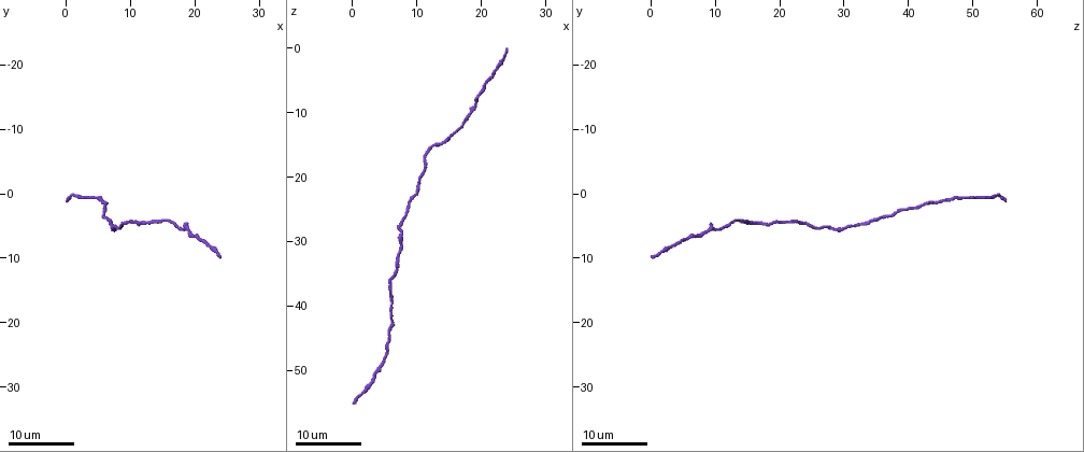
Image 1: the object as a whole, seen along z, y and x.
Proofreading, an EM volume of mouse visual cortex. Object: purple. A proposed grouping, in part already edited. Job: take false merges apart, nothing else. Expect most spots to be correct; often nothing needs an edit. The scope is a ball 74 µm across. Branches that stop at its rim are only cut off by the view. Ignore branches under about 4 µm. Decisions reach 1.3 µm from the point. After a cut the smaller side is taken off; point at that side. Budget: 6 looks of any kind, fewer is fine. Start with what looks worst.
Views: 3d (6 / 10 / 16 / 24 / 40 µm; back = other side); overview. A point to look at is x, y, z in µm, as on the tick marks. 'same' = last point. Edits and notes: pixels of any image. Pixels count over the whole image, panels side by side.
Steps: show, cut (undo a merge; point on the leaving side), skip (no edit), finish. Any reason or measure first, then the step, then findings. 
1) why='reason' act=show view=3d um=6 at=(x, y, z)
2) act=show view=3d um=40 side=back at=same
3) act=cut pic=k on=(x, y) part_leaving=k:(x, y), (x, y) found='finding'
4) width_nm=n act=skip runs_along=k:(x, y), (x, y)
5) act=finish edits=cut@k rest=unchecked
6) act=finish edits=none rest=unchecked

why='thick turns thin' act=show view=3d um=24 at=(17.5, 5.5, 11.0)

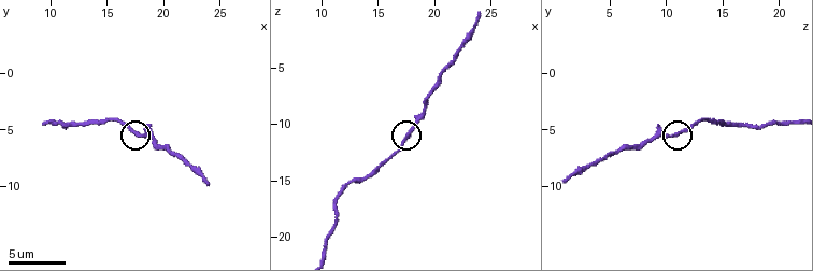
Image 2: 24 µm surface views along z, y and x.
act=show view=3d um=6 at=(17.8, 5.6, 10.8)

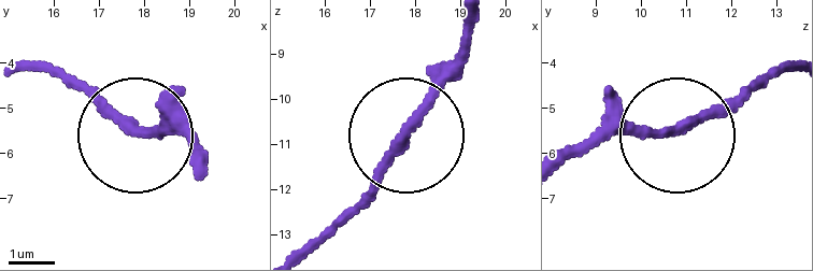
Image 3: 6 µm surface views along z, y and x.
act=skip runs_along=3:(30, 67), (54, 71), (134, 137), (188, 137) found='one cell here'

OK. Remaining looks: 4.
why='sudden change in width' act=show view=3d um=16 at=(8.0, 5.0, 30.5)

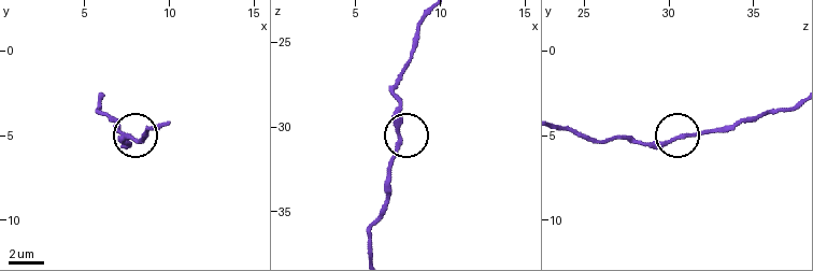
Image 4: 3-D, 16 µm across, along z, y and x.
why='zoom in' act=show view=3d um=6 at=(7.7, 5.2, 30.7)

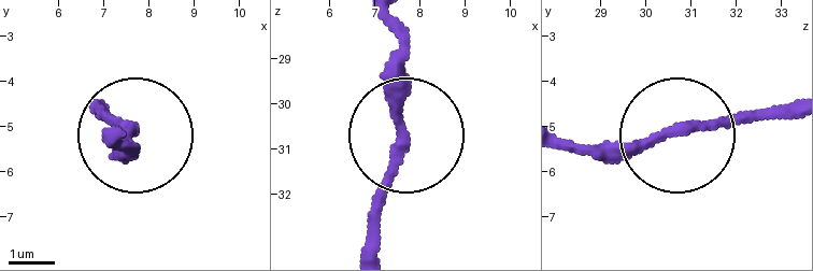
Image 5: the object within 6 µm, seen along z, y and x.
act=skip runs_along=5:(399, 26), (411, 142), (376, 245) found='one cell here'

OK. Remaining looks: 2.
act=show view=3d um=16 at=(8.0, 5.5, 26.0)

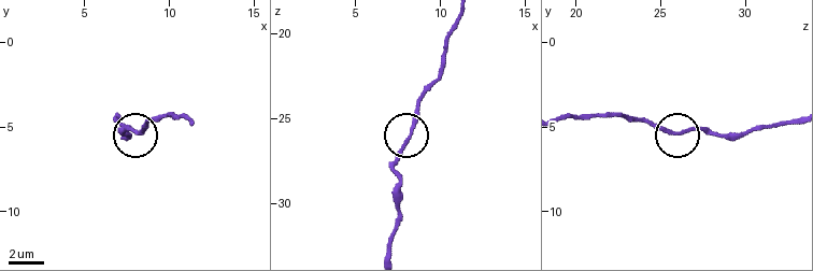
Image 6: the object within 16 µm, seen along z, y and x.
why='zoom in' act=show view=3d um=10 at=(8.4, 5.2, 25.6)

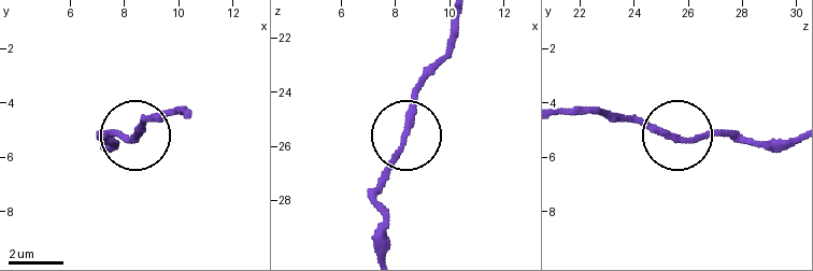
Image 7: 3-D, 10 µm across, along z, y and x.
width_nm=210 act=skip runs_along=7:(403, 137), (403, 117), (423, 79) found='all the same cell'

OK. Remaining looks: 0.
act=finish edits=none rest=unchecked

